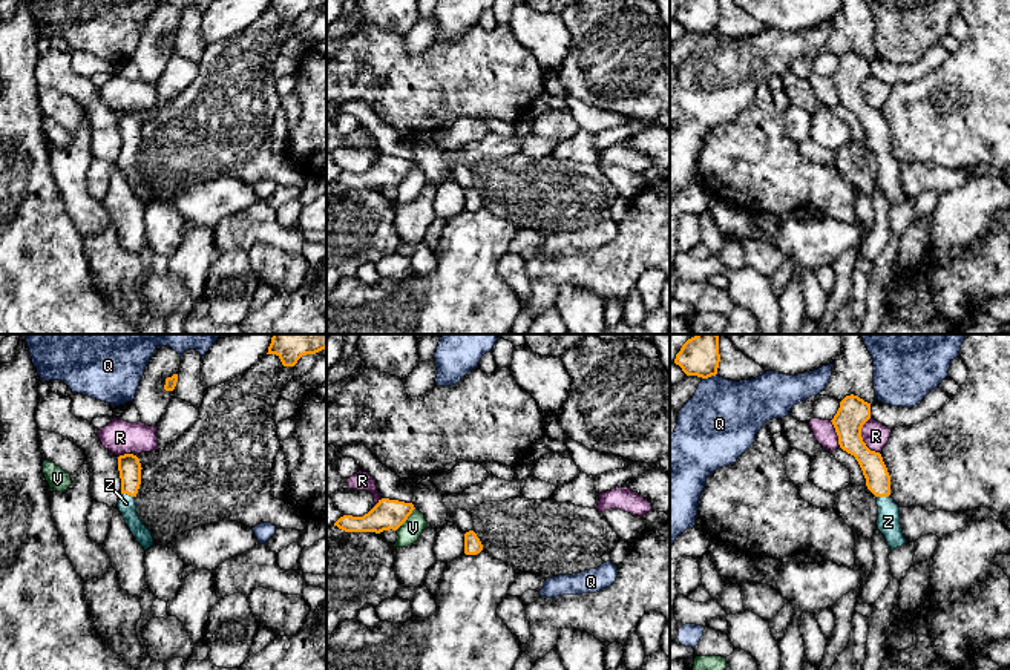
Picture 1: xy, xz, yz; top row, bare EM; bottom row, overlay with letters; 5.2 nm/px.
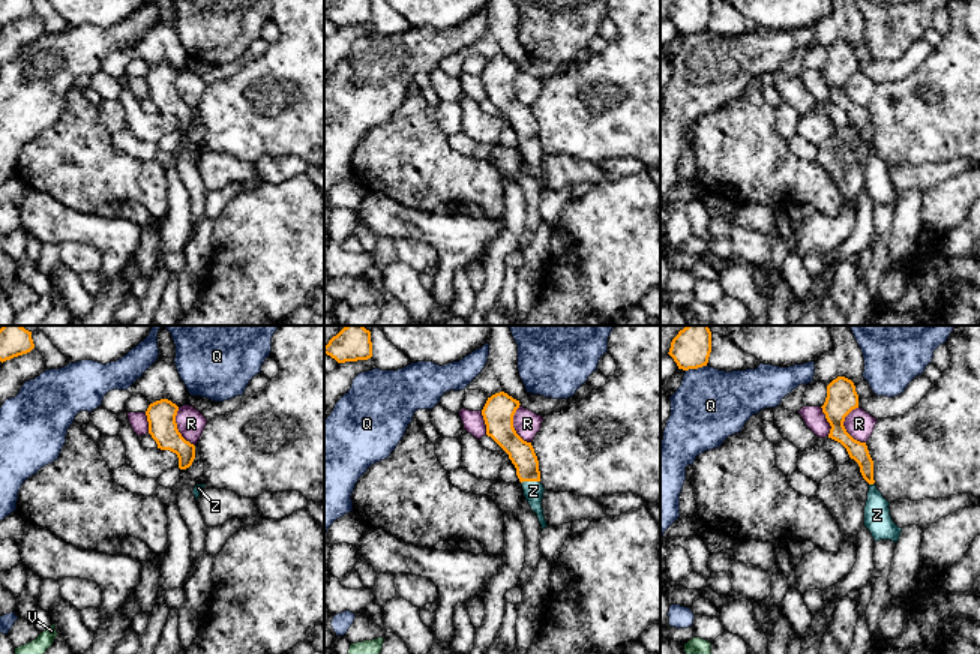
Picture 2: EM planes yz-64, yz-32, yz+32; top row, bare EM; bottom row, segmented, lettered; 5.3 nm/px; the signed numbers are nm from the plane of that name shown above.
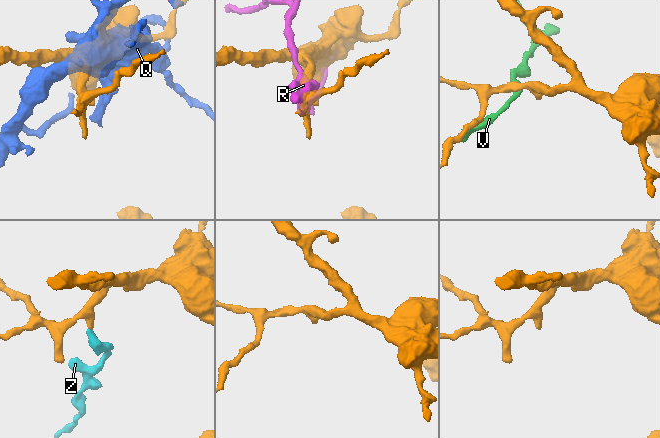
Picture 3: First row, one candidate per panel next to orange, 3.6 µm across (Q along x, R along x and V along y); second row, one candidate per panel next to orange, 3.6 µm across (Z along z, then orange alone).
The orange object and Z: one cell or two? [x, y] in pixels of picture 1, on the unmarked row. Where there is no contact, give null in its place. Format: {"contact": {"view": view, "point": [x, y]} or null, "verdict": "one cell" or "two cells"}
{"contact": {"view": "xy", "point": [127, 151]}, "verdict": "one cell"}

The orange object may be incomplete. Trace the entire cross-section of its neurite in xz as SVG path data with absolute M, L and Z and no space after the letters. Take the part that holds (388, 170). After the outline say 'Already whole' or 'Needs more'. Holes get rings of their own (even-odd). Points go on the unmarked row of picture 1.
M382 155L379 159L363 173L343 172L334 182L345 189L375 189L397 187L412 170L412 159L398 156Z. Already whole

